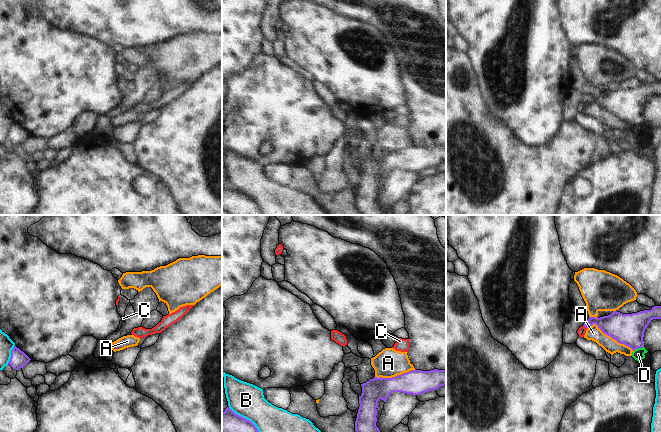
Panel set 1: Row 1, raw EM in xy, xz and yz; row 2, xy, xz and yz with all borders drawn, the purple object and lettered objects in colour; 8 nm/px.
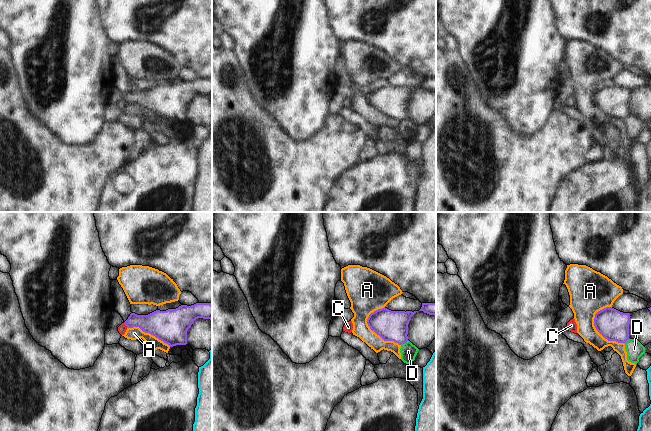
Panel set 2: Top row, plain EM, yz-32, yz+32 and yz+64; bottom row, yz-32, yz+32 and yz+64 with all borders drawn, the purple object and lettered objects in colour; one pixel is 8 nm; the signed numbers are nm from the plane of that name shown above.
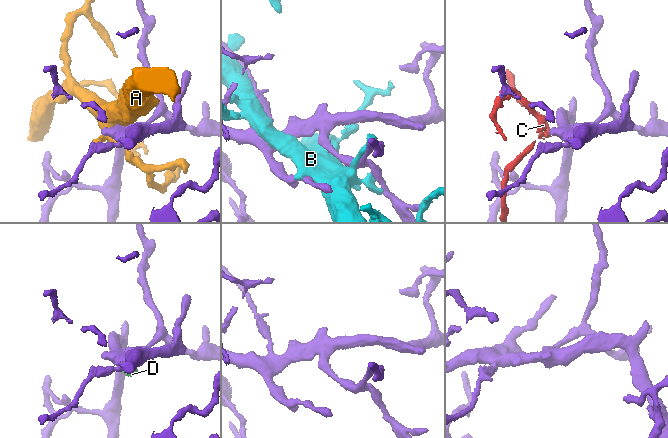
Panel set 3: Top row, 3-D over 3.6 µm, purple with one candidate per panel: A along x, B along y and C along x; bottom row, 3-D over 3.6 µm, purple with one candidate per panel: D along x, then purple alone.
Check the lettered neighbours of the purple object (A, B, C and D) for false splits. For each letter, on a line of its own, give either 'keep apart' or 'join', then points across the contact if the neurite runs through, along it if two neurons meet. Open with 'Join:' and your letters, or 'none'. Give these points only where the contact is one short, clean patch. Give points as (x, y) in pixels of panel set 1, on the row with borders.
Join: none
A: keep apart
B: keep apart
C: keep apart; border along yz (583, 325), (586, 328)
D: keep apart; border along yz (643, 346), (633, 350)

